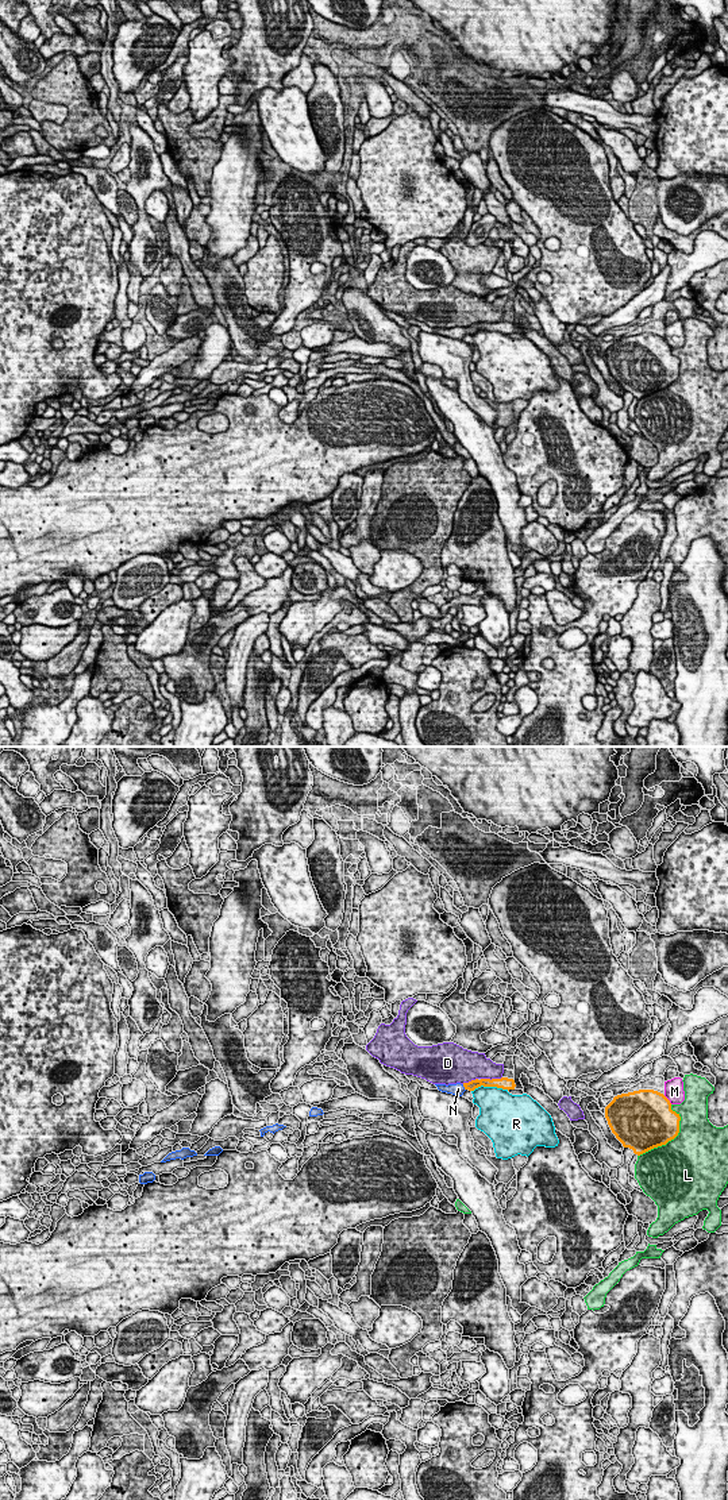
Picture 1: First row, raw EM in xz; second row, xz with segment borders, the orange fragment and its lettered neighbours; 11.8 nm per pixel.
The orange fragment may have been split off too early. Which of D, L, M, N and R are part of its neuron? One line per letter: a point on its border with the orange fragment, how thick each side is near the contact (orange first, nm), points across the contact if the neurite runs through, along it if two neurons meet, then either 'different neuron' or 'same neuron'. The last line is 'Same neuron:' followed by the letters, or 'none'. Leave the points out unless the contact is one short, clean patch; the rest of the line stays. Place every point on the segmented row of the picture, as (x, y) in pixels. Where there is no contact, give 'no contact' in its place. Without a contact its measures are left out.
D: xz (489, 1079) | 140/320 nm | different neuron
L: xz (671, 1138) | 500/480 nm | different neuron
M: xz (667, 1099) | 480/220 nm | different neuron
N: xz (463, 1086) | 120/140 nm | across xz (473, 1084), (463, 1086), (458, 1088) | same neuron
R: xz (489, 1086) | 140/420 nm | different neuron
Same neuron: N

